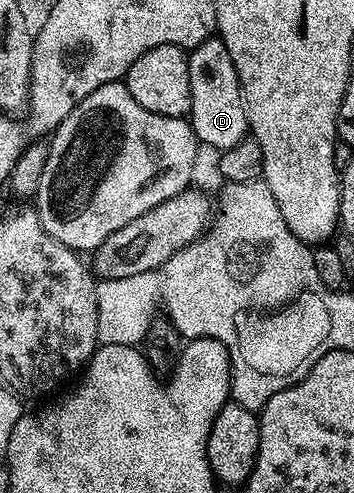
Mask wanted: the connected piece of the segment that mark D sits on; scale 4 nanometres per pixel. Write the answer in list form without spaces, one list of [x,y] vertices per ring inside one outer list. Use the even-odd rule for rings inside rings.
[[[218,37],[206,39],[201,45],[190,48],[187,64],[191,94],[189,122],[195,138],[204,148],[212,147],[215,153],[233,149],[233,145],[248,138],[249,128],[239,74],[233,65],[233,57],[229,57],[229,49],[225,49],[223,40]]]

